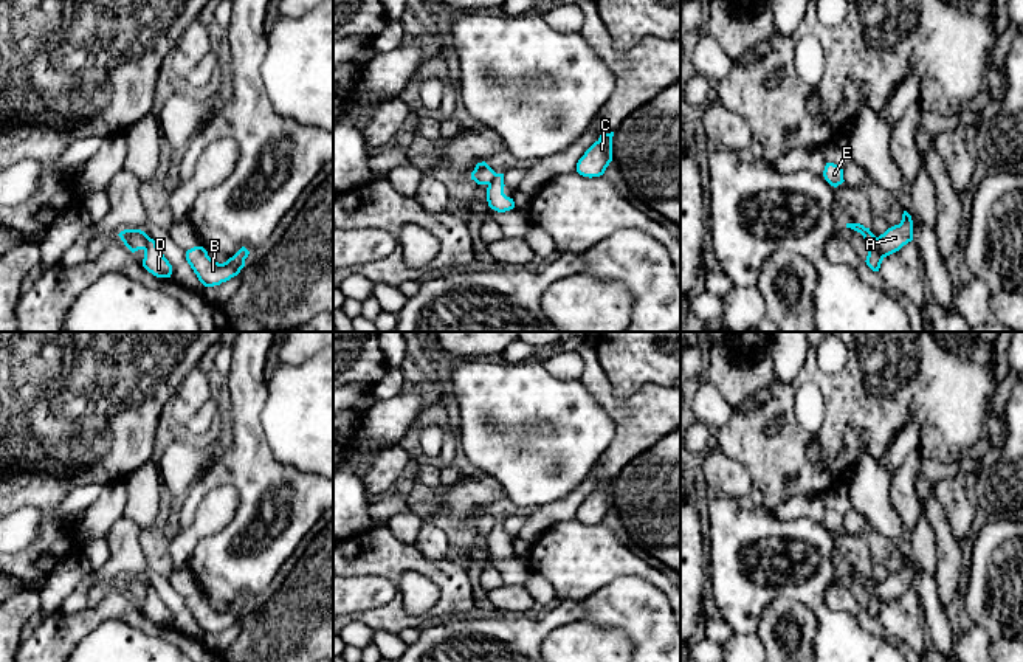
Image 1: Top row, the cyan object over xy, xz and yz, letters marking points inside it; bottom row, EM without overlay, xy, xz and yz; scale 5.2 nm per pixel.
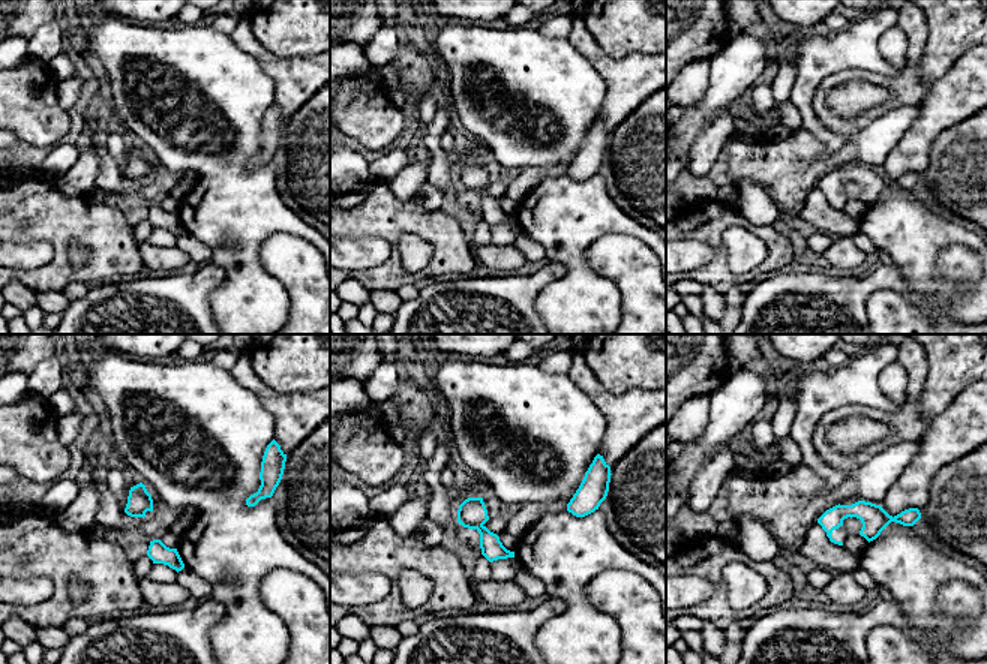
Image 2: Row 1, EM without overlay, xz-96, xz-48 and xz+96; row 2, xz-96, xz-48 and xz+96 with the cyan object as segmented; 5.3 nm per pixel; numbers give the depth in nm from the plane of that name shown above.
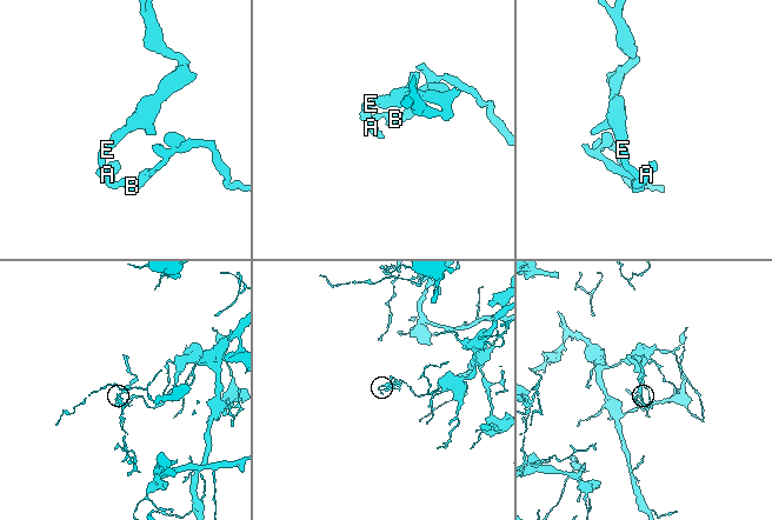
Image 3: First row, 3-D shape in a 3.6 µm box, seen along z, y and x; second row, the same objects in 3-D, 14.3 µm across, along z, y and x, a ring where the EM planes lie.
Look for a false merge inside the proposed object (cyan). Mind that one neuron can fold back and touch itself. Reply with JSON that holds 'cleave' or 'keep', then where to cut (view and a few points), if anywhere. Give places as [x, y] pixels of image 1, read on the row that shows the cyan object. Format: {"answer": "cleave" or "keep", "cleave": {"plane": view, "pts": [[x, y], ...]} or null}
{"answer": "cleave", "cleave": {"plane": "xy", "pts": [[149, 237], [143, 248]]}}

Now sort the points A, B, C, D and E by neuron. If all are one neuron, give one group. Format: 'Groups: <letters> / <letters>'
Groups: A B C D / E

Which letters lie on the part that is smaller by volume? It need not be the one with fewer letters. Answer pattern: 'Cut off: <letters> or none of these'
Cut off: E

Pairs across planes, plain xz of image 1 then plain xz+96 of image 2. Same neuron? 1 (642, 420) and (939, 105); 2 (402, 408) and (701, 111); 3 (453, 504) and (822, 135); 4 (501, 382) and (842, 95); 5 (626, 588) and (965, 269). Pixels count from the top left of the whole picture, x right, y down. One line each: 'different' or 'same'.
1: same
2: same
3: different
4: different
5: same

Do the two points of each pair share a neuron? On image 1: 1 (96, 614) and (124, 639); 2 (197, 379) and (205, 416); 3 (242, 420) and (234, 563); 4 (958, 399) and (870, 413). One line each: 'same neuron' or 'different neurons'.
1: different neurons
2: different neurons
3: same neuron
4: same neuron

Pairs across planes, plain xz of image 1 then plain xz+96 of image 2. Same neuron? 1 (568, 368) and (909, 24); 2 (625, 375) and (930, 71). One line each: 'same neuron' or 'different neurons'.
1: different neurons
2: same neuron

